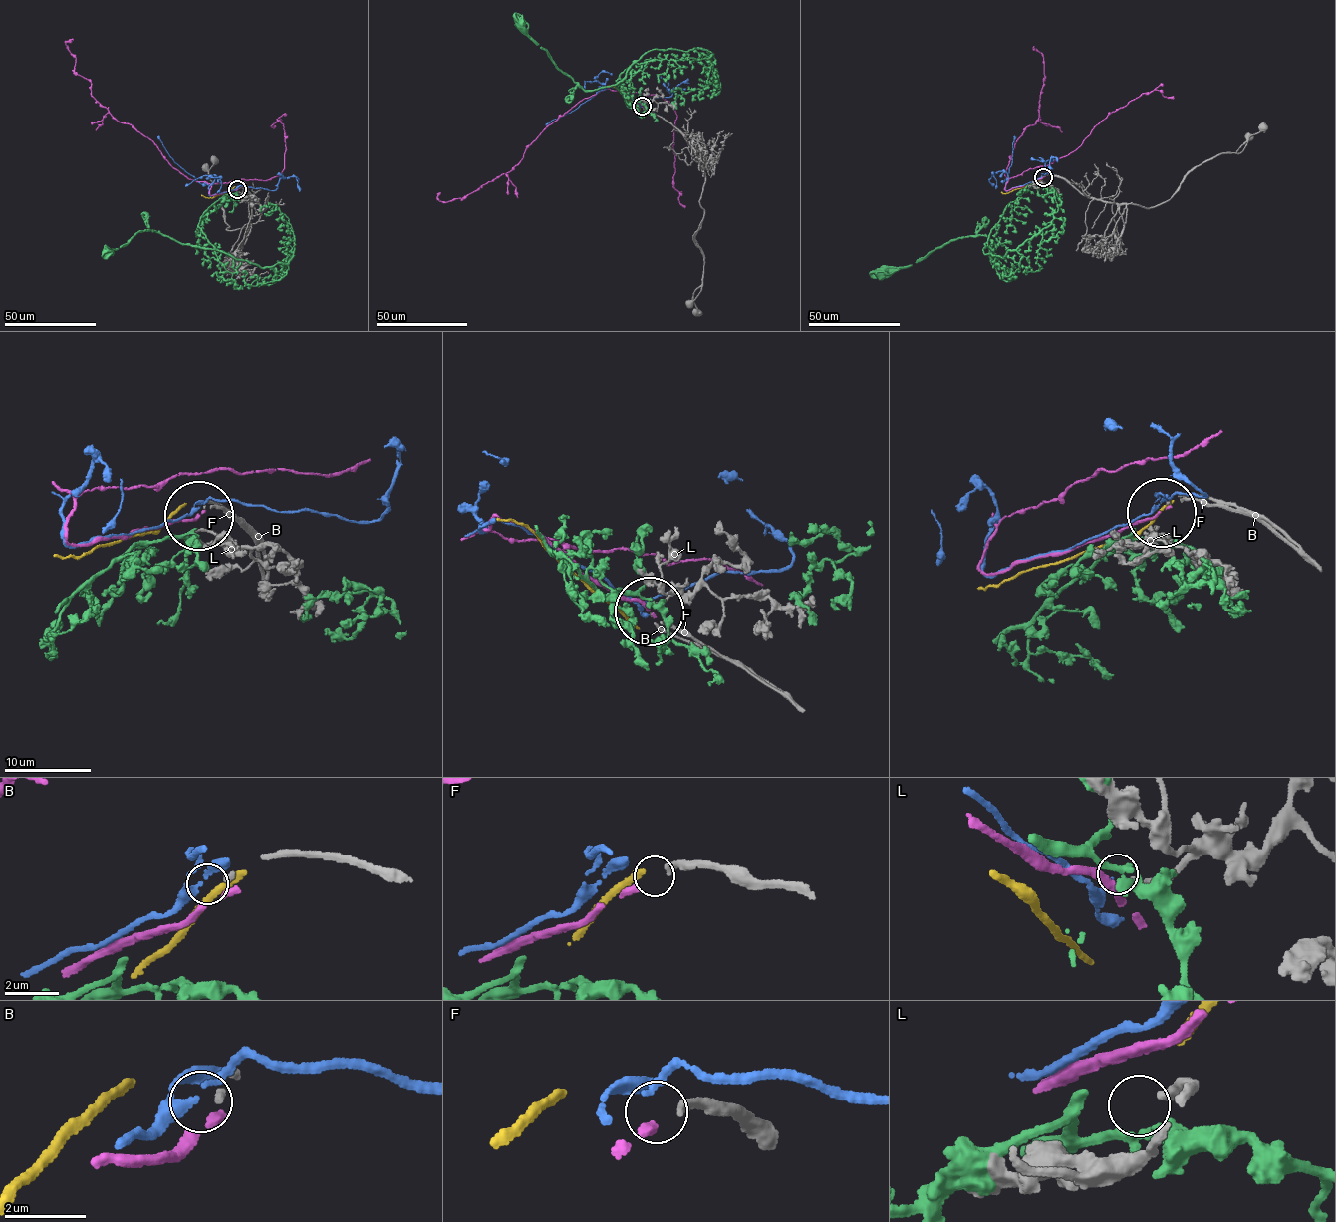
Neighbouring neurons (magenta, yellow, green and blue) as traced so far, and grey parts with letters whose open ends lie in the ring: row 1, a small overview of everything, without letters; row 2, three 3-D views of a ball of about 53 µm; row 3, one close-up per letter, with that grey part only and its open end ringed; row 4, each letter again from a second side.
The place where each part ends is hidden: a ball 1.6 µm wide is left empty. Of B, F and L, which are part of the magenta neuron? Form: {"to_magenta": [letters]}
{"to_magenta": ["F"]}

